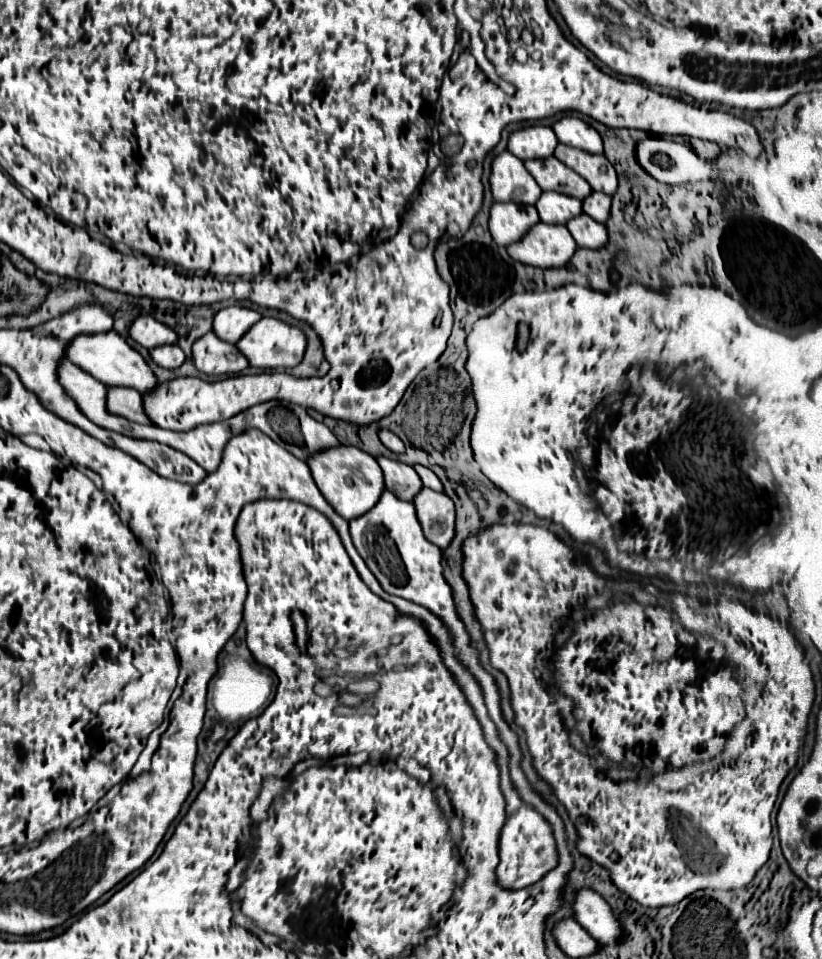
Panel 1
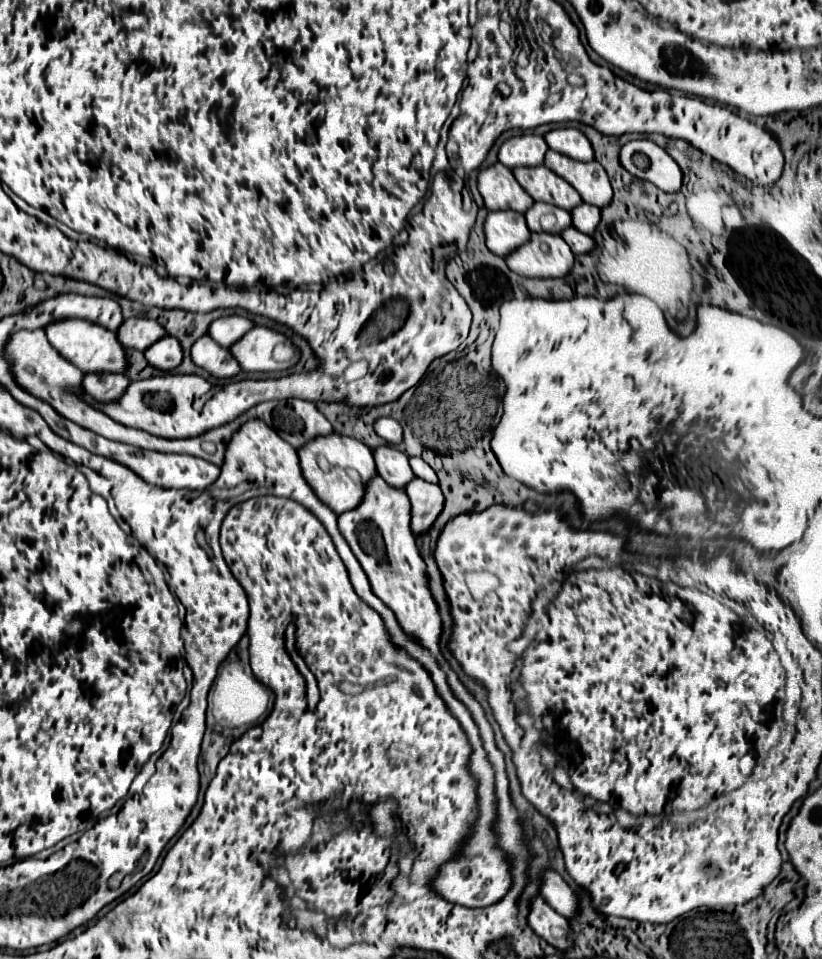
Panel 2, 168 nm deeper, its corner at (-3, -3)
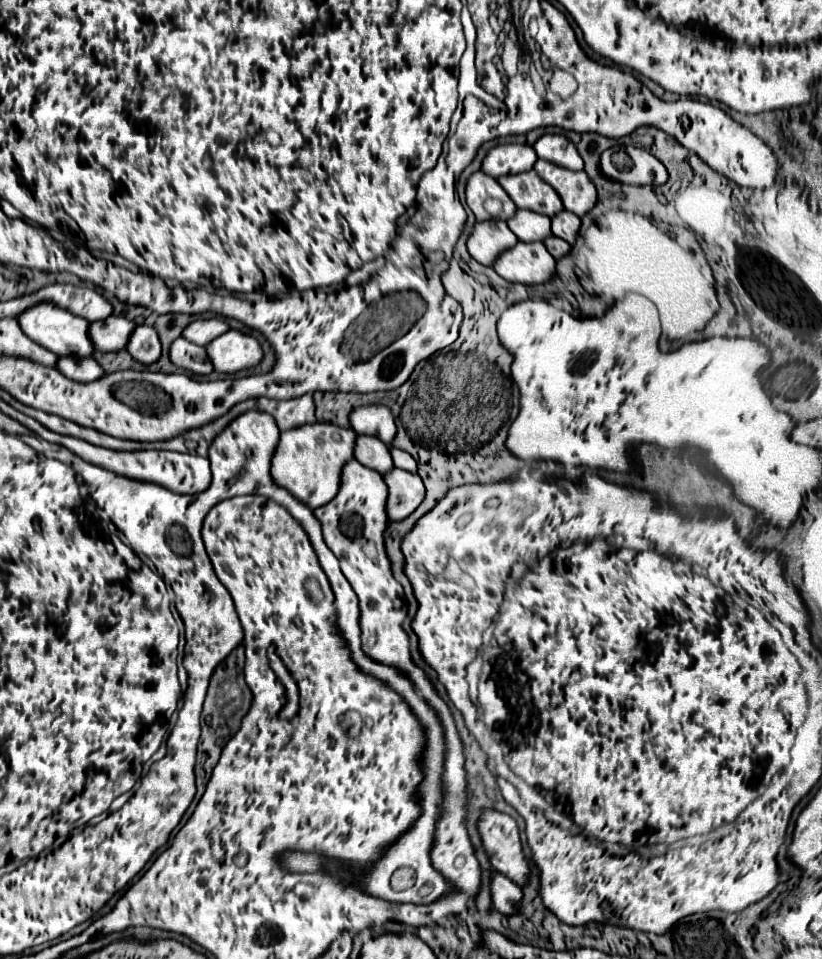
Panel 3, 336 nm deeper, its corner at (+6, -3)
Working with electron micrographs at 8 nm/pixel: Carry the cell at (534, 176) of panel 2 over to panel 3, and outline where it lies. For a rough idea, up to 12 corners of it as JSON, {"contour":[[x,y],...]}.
{"contour":[[533,169],[497,179],[519,209],[547,217],[563,201]]}

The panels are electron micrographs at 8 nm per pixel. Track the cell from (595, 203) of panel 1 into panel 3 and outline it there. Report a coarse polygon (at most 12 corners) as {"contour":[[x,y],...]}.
{"contour":[[571,211],[551,219],[553,235],[571,245],[577,239],[581,219]]}

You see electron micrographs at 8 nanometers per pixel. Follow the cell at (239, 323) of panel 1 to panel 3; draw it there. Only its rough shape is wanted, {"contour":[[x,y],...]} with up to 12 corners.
{"contour":[[197,319],[183,337],[207,345],[229,325],[223,319]]}

